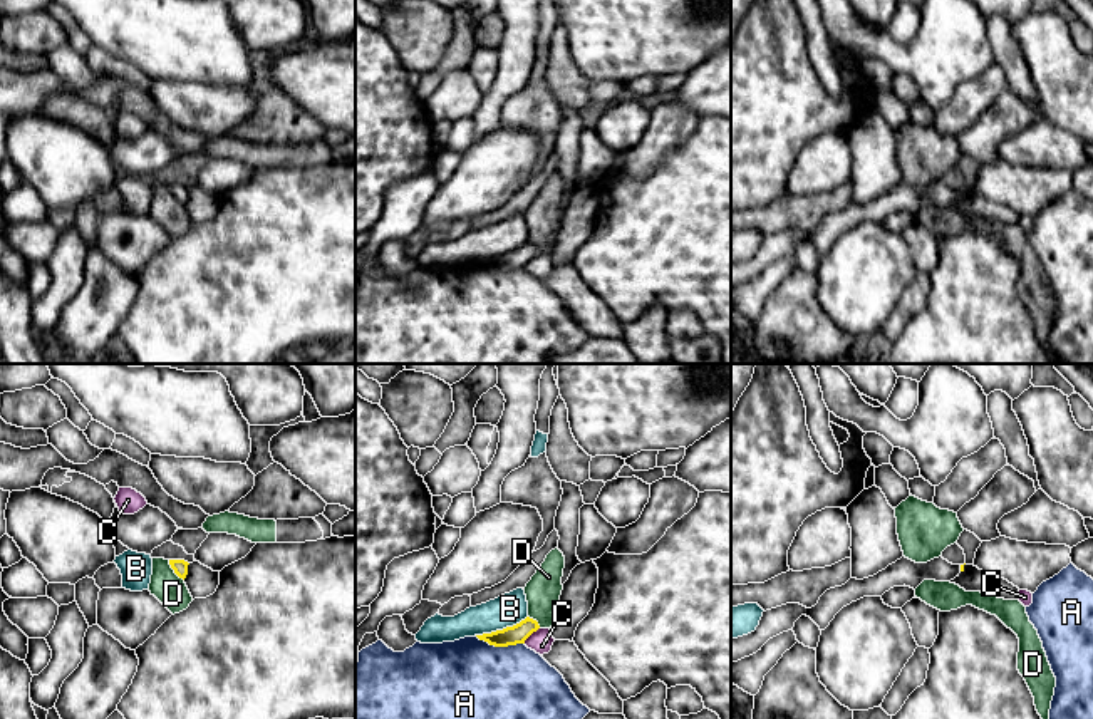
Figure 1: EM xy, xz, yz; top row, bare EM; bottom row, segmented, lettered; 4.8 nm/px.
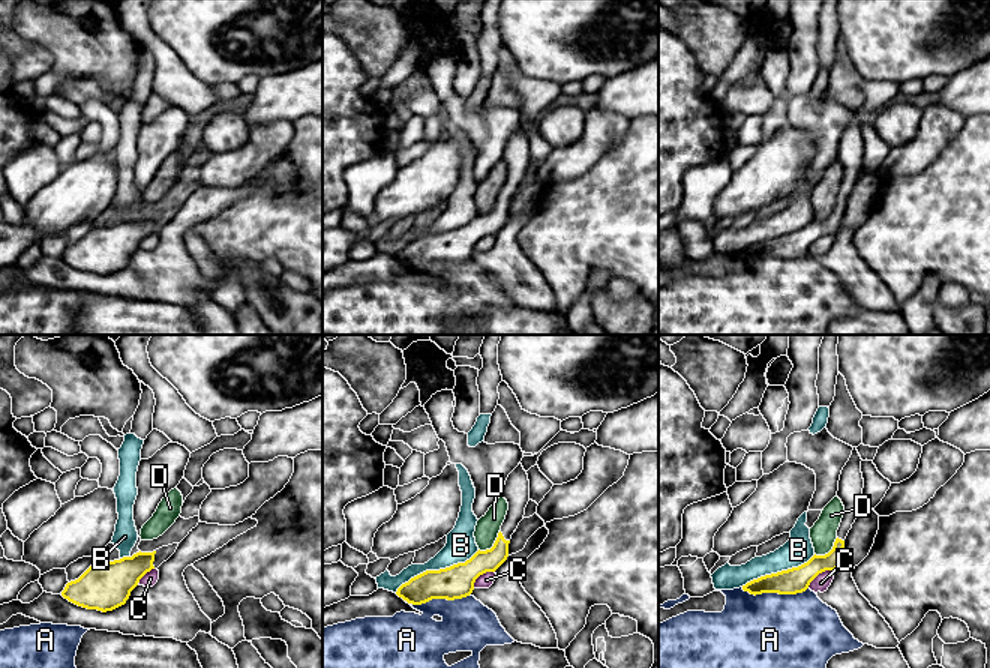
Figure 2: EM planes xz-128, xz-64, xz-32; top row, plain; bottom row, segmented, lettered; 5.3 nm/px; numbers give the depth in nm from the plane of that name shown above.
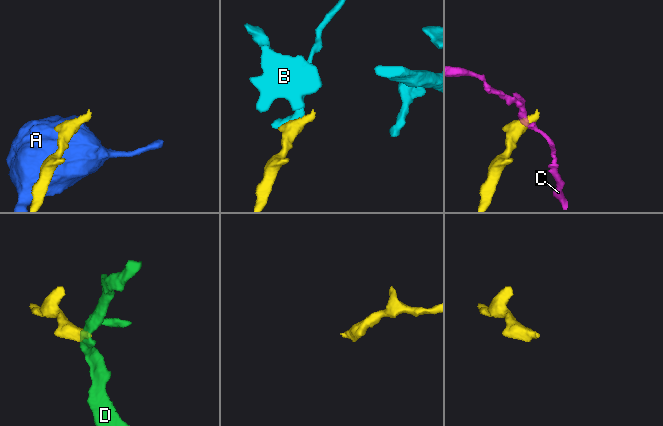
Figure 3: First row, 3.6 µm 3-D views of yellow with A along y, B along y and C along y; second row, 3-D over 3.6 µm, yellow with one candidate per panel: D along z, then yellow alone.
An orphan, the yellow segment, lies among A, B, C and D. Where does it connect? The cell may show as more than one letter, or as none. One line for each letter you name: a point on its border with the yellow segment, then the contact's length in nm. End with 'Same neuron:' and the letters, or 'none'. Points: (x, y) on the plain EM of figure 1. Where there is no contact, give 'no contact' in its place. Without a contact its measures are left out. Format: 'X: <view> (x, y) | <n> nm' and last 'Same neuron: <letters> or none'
Same neuron: none

